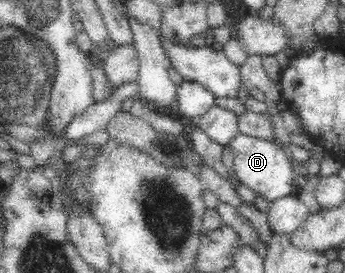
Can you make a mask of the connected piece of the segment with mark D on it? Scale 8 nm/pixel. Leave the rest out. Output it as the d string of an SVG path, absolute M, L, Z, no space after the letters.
M238 133L229 143L234 153L232 175L241 184L253 189L257 197L267 199L270 204L278 199L294 195L299 179L291 166L281 144L265 138Z

